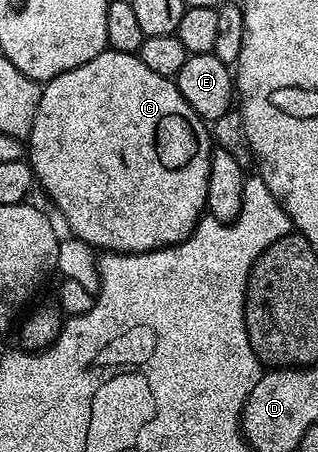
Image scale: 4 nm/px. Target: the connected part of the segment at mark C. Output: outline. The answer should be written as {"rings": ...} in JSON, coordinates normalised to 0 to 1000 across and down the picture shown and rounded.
{"rings":[[[340,106],[311,117],[280,139],[255,139],[255,148],[230,148],[132,190],[129,228],[116,237],[116,263],[104,272],[104,290],[91,305],[91,363],[107,398],[135,407],[160,445],[198,469],[211,498],[233,522],[248,524],[270,542],[311,555],[352,560],[462,560],[475,551],[547,546],[582,531],[642,478],[651,460],[651,416],[657,414],[657,378],[664,376],[664,341],[670,305],[654,270],[582,228],[569,201],[535,170],[494,166],[494,157],[469,157],[456,139],[443,139],[434,122],[371,117]]]}

